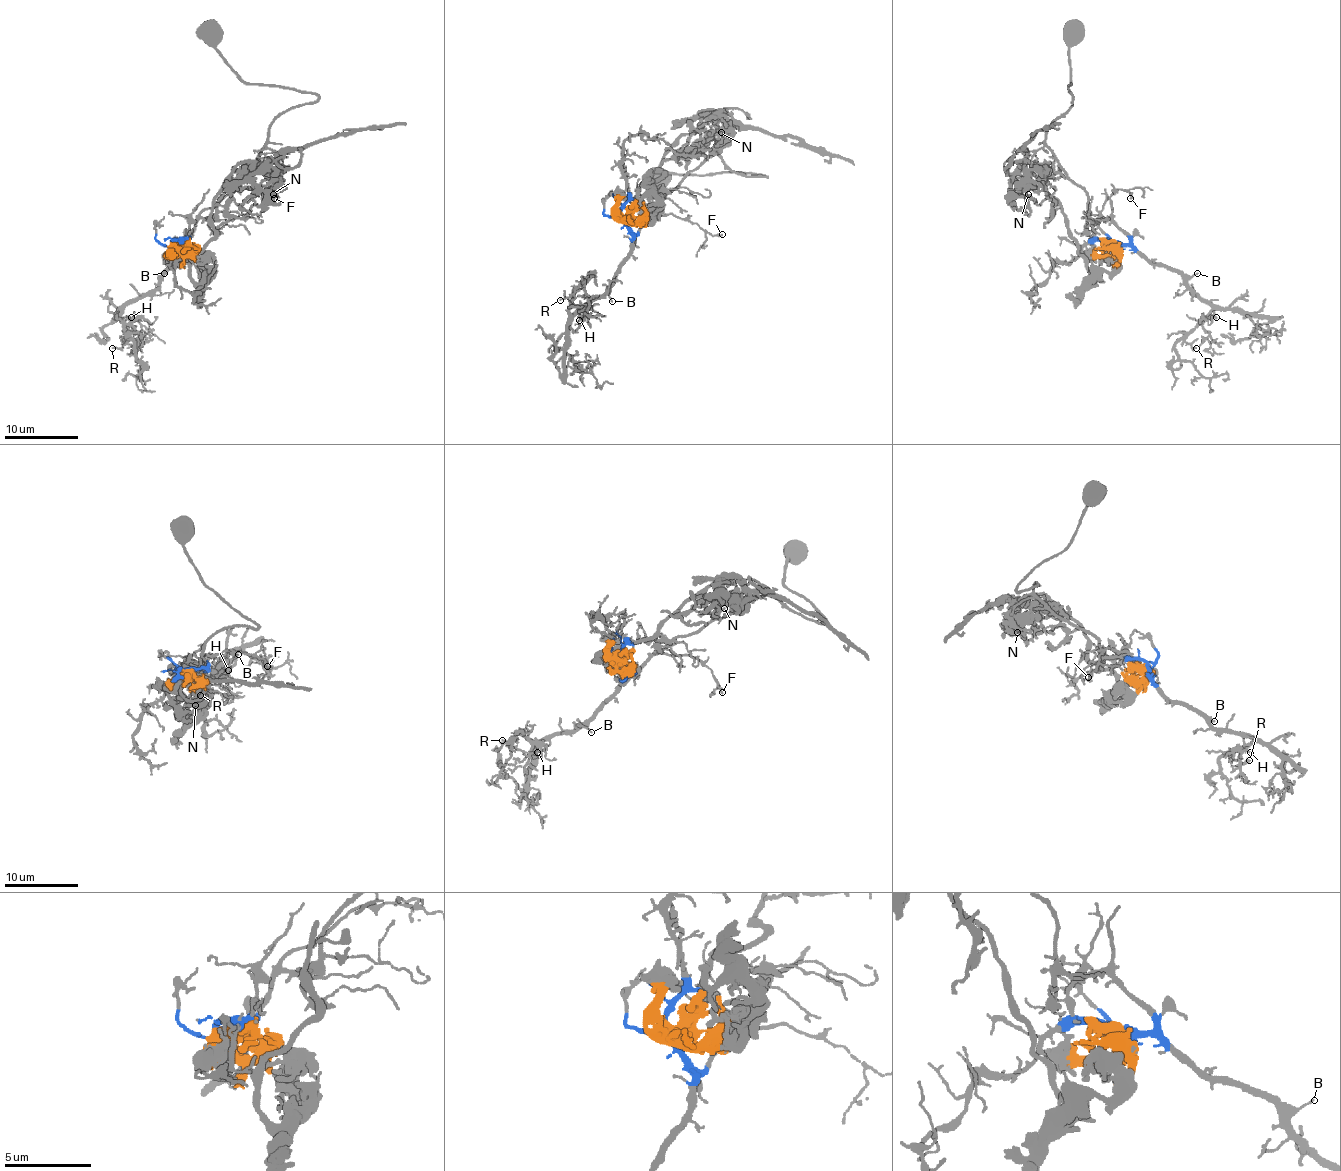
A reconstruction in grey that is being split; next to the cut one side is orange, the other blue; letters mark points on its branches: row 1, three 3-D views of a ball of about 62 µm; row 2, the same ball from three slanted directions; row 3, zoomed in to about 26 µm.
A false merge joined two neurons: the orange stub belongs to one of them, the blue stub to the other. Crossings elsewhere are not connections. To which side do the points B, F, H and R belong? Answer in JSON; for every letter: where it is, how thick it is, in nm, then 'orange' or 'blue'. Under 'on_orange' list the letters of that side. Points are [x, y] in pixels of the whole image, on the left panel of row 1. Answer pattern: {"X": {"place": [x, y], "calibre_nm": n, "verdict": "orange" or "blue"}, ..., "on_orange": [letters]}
{"B": {"place": [164, 273], "calibre_nm": 90, "verdict": "blue"}, "F": {"place": [274, 198], "calibre_nm": 90, "verdict": "blue"}, "H": {"place": [131, 317], "calibre_nm": 120, "verdict": "blue"}, "R": {"place": [112, 348], "calibre_nm": 110, "verdict": "blue"}, "on_orange": []}

